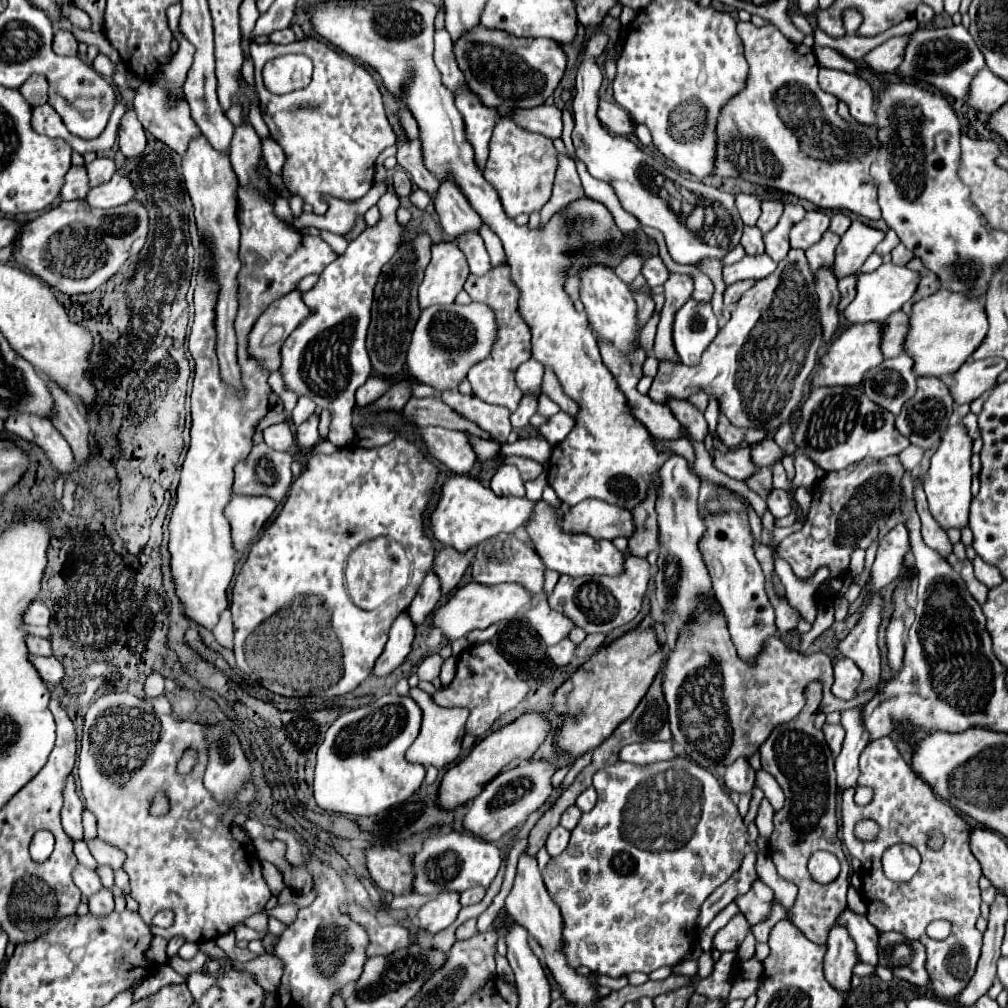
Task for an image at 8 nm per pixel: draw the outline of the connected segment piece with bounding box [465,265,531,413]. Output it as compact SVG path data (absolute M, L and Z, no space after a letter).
M509 265L491 269L483 277L469 275L465 283L465 291L471 295L473 301L489 305L497 321L497 341L489 357L475 363L467 373L467 379L473 387L473 395L485 403L503 405L513 413L519 407L519 399L523 395L515 383L515 371L521 363L525 363L531 357L531 335L529 335L529 327L525 327L525 321L517 315L517 287L509 283Z

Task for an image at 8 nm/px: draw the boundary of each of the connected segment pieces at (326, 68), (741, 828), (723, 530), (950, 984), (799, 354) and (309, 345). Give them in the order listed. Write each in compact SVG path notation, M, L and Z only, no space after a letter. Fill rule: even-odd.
M317 39L295 41L289 45L251 43L249 53L255 61L255 89L259 93L263 121L267 123L271 137L287 153L287 189L301 195L305 203L311 203L315 215L325 215L329 209L321 199L323 193L349 203L361 199L373 187L375 159L385 147L395 145L397 141L373 75L345 53L333 51ZM287 53L303 53L313 61L313 81L305 89L273 95L263 85L261 69L269 59Z
M685 757L651 765L617 761L597 771L593 775L593 785L599 793L597 805L589 813L583 813L581 823L571 831L567 850L551 857L541 871L551 899L563 913L565 955L569 955L569 963L573 963L573 967L585 965L593 973L609 977L621 977L633 971L651 973L663 965L673 967L683 961L695 945L693 929L703 901L741 865L747 851L747 825L743 823L731 795L719 785L717 777ZM673 767L681 767L685 775L693 775L693 779L701 783L701 815L697 815L697 827L693 827L693 835L689 835L689 843L685 843L685 847L677 847L677 851L645 851L645 847L637 847L637 843L629 843L629 839L621 835L625 803L629 803L629 795L633 795L633 787L637 787L641 779L649 779L649 775L657 775L657 771L673 771Z
M719 487L719 499L709 501L709 509L725 509L725 515L715 515L705 519L707 531L701 539L703 559L707 563L709 575L713 579L713 591L727 619L731 641L737 649L737 655L747 665L753 665L769 637L775 635L775 611L765 591L765 573L761 571L759 561L753 553L753 541L747 519L747 505L741 503L733 491Z
M891 737L871 741L859 757L859 769L861 775L857 785L869 787L873 791L873 799L867 805L857 805L853 799L855 789L845 791L841 801L841 829L849 855L861 861L861 895L867 903L867 919L879 931L897 931L907 939L925 943L927 971L929 977L933 977L933 991L943 999L953 999L973 977L983 937L975 927L981 905L981 865L969 847L969 823L911 771ZM861 819L873 819L879 823L881 829L875 841L861 843L853 835L853 827ZM931 829L939 829L945 837L943 847L937 851L923 841L923 837L929 837ZM895 843L909 843L921 855L921 867L907 883L889 881L881 867L883 851ZM935 919L951 923L951 933L943 941L935 941L925 933L927 925Z
M791 249L789 255L777 265L777 269L755 283L731 309L731 319L719 329L717 337L703 353L703 361L697 367L671 365L667 361L659 363L659 373L653 379L649 389L651 399L659 403L667 403L667 397L691 397L699 391L717 399L719 411L735 425L735 427L757 427L765 429L767 435L773 435L783 423L787 423L803 401L807 389L807 377L817 365L819 345L823 339L819 309L817 309L817 293L815 293L815 277L809 271L809 263L805 259L803 249Z
M385 193L377 207L381 213L377 225L367 227L357 239L353 239L347 251L325 267L317 285L303 295L311 313L301 325L297 325L281 349L281 371L287 387L297 395L311 397L317 407L333 413L329 441L337 447L353 442L355 391L371 375L365 337L371 321L373 289L381 275L381 267L403 245L403 235L407 231L407 227L397 221L399 197L395 193Z

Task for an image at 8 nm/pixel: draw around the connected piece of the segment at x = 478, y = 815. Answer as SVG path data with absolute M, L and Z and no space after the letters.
M531 761L507 773L501 773L491 783L487 783L483 791L471 801L463 817L463 827L475 837L481 837L485 841L499 841L505 833L523 825L529 813L539 809L543 801L551 795L553 791L551 775L553 773L555 773L555 767L545 761Z

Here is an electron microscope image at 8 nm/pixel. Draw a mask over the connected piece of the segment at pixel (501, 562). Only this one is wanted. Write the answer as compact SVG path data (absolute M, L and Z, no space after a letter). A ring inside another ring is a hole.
M499 535L497 539L489 539L487 543L481 543L477 559L473 561L473 579L483 585L495 585L495 583L521 583L531 597L545 595L543 583L545 583L545 565L537 551L523 541L519 541L515 535ZM501 541L501 543L499 543Z

